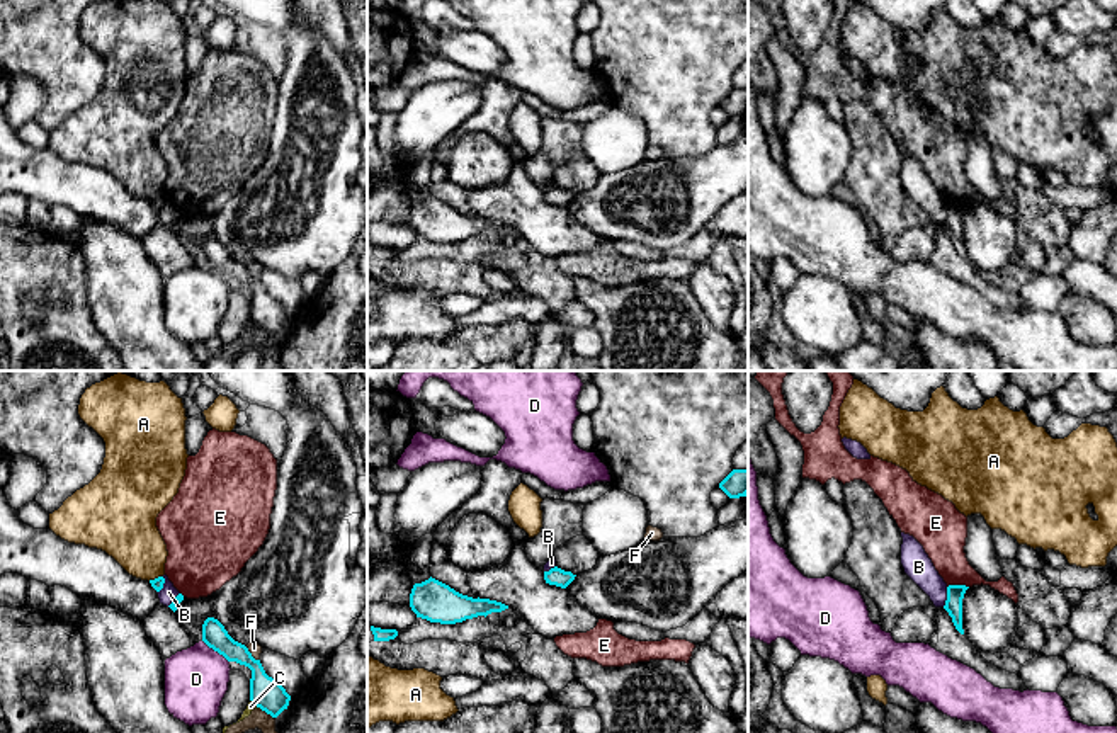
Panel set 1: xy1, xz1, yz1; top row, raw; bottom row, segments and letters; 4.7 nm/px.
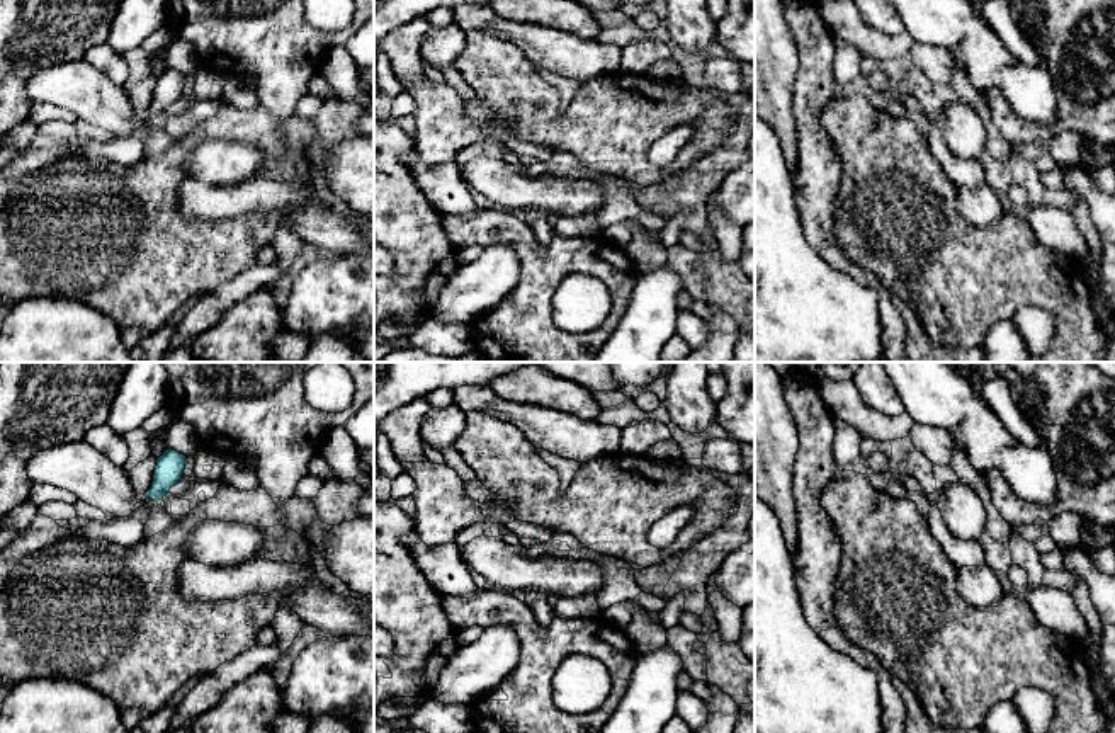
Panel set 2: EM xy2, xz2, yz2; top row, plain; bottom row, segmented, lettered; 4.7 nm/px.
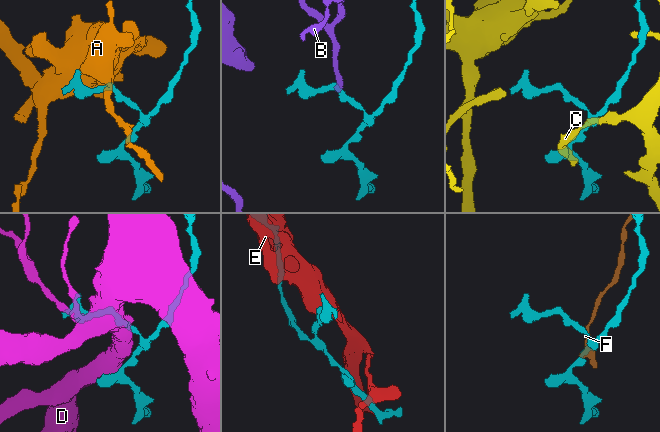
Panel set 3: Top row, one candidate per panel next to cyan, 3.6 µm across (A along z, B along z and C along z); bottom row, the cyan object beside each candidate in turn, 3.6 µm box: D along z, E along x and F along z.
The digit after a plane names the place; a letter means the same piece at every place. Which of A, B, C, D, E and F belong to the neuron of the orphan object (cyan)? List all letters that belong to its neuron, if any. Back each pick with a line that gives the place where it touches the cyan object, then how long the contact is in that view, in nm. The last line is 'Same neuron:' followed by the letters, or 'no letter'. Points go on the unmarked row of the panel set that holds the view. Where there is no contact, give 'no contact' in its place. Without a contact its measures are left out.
Same neuron: no letter

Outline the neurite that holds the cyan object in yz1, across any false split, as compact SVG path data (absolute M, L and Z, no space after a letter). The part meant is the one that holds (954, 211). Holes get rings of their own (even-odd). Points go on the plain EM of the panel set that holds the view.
M949 204L947 206L947 219L944 224L944 228L952 236L955 248L961 253L964 253L964 248L962 248L962 218L964 218L964 213L967 207L969 206L966 206L966 204Z

